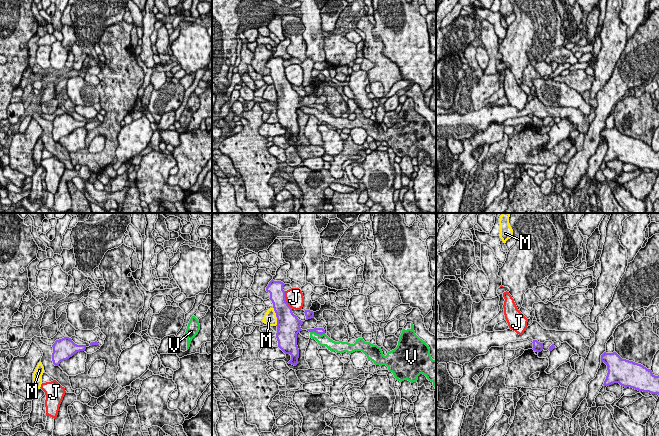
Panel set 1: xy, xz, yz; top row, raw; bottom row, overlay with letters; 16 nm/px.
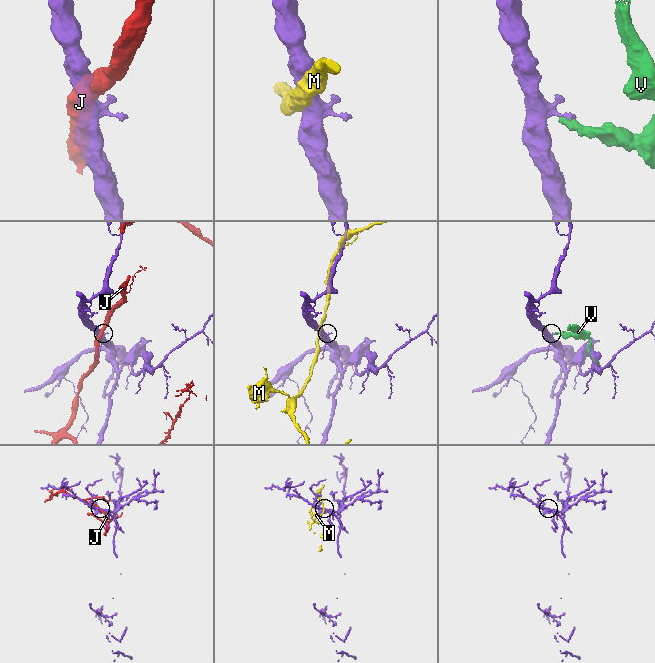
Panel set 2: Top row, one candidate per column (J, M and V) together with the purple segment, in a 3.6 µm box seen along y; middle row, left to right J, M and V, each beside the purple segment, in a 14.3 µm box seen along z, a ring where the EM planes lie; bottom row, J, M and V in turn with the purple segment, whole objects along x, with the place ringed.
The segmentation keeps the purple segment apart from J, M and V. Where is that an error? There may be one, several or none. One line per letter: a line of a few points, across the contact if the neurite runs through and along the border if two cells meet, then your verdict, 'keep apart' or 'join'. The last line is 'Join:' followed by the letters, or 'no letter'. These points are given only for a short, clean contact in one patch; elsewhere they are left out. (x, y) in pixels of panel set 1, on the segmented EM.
J: keep apart
M: keep apart
V: xz (310, 331), (324, 334) | keep apart
Join: no letter

